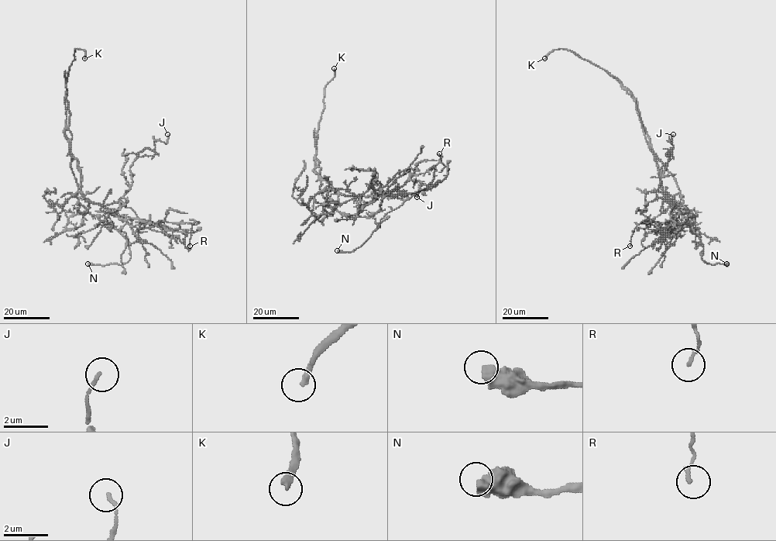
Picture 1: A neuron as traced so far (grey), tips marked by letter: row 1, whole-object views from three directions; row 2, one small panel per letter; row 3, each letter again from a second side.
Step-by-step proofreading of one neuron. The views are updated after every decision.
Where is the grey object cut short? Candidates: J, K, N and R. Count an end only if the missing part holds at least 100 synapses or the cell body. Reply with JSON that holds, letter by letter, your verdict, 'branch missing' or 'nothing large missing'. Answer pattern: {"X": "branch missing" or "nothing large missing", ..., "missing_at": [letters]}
{"J": "nothing large missing", "K": "branch missing", "N": "nothing large missing", "R": "nothing large missing", "missing_at": ["K"]}

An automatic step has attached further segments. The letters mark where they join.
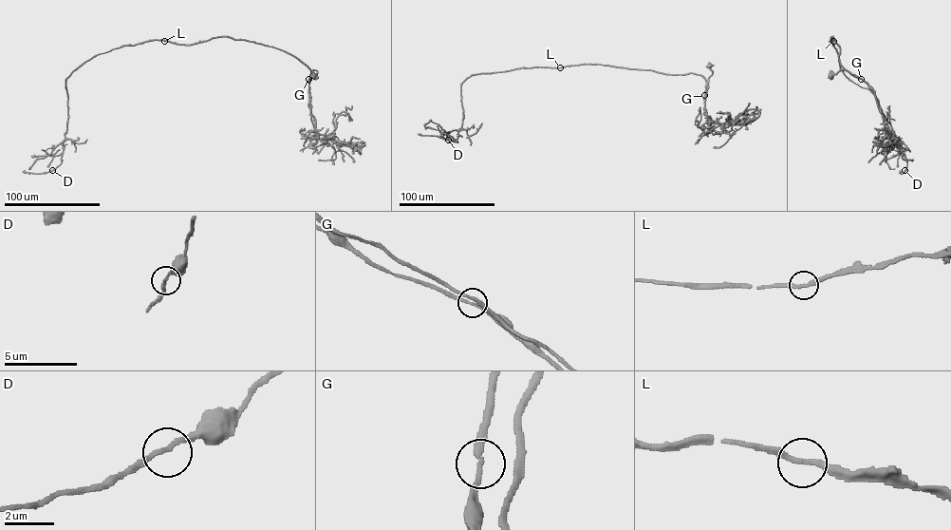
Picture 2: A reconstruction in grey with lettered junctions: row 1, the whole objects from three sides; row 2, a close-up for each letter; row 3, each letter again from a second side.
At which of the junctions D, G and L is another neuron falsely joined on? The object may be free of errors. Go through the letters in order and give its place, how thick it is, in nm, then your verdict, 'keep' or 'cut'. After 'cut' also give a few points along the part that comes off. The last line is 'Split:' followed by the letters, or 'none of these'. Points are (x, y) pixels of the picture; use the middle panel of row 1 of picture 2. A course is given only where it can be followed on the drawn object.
D: (448, 140) | 170 nm | keep
G: (704, 95) | 180 nm | keep
L: (560, 67) | 240 nm | keep
Split: none of these

